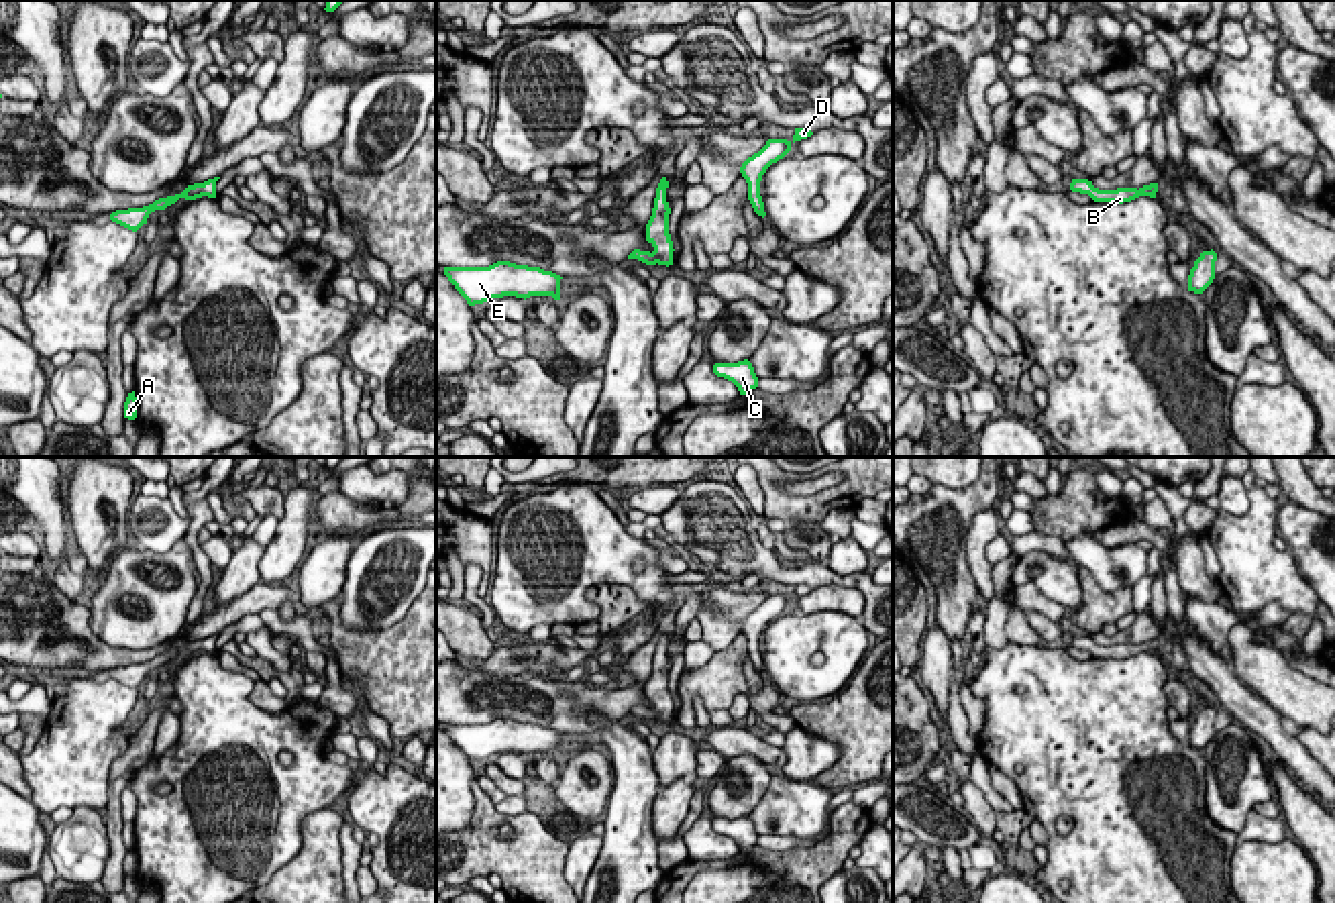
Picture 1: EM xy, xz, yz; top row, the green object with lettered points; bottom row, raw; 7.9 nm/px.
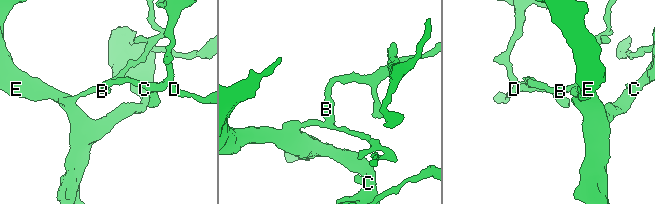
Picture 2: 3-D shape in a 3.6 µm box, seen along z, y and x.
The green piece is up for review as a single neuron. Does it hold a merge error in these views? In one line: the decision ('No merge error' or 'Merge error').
No merge error

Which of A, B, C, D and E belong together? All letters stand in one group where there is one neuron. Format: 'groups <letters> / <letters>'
groups A B C D E

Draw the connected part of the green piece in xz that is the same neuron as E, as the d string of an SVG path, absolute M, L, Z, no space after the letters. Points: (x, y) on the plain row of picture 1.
M497 718L489 724L444 724L444 732L469 762L491 754L552 752L560 756L560 732L540 724Z

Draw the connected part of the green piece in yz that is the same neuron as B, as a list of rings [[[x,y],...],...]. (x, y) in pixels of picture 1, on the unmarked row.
[[[1072,636],[1070,646],[1080,648],[1080,650],[1088,650],[1094,658],[1123,660],[1123,658],[1131,658],[1139,652],[1156,654],[1158,640],[1150,640],[1139,646],[1137,644],[1099,646],[1088,636]]]

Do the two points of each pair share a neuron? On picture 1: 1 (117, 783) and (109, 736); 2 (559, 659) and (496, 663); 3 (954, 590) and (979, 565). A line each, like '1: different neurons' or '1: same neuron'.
1: different neurons
2: same neuron
3: different neurons

